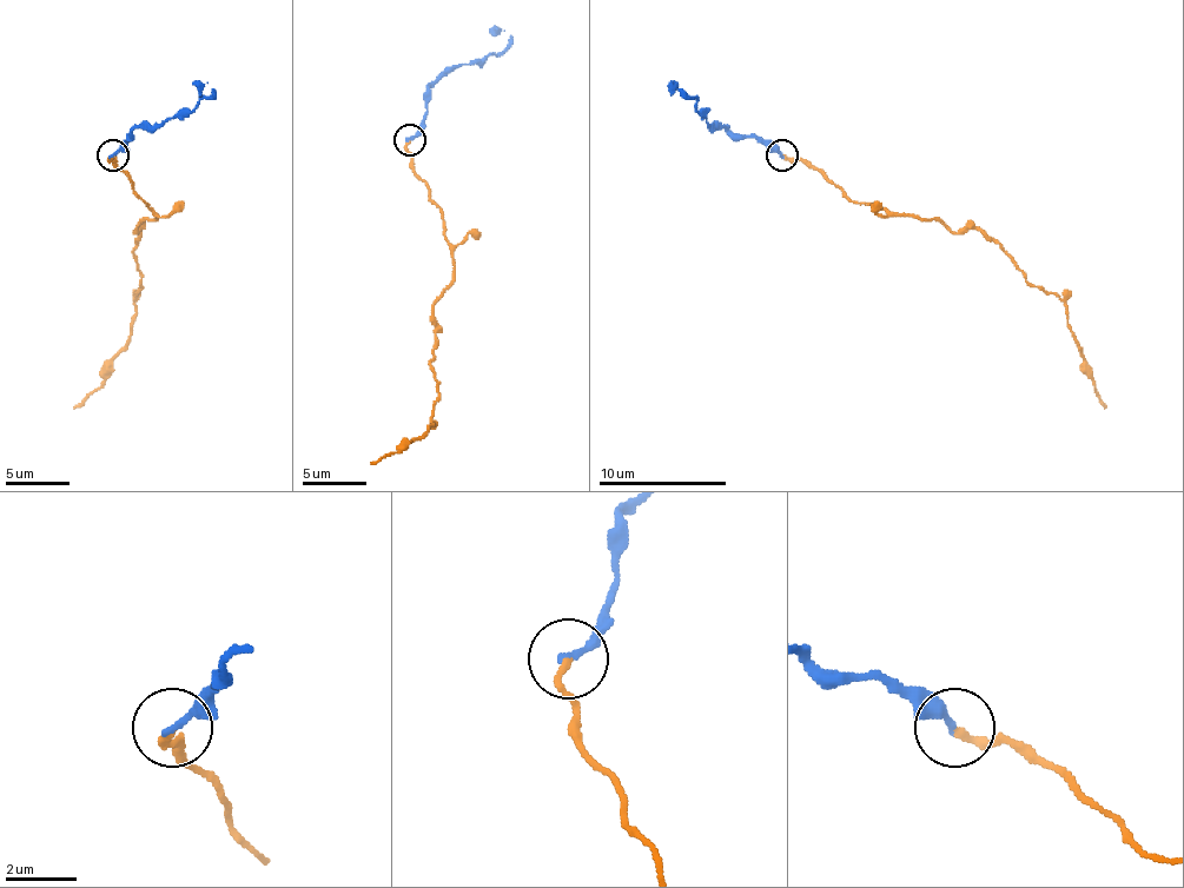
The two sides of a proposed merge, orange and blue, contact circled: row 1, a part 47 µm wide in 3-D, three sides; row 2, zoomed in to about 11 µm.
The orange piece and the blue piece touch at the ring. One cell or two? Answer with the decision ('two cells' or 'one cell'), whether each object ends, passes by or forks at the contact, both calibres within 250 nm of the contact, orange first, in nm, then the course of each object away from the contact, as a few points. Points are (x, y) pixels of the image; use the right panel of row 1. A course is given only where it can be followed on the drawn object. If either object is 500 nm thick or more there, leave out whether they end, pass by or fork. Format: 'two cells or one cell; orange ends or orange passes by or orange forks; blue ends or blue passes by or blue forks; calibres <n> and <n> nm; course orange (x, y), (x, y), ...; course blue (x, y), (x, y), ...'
one cell; orange ends; blue ends; calibres 190 and 200 nm; course orange (781, 156), (806, 159), (852, 200), (941, 219), (954, 232), (980, 230), (1031, 284), (1063, 303), (1105, 409); course blue (781, 156), (768, 143), (733, 137), (723, 126), (713, 126), (688, 94), (672, 81), (675, 81)

